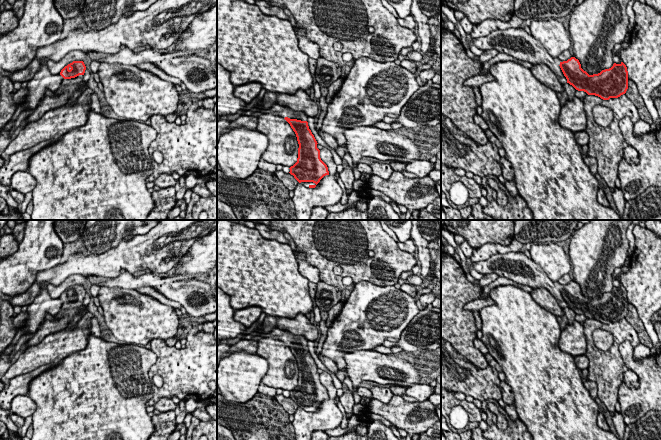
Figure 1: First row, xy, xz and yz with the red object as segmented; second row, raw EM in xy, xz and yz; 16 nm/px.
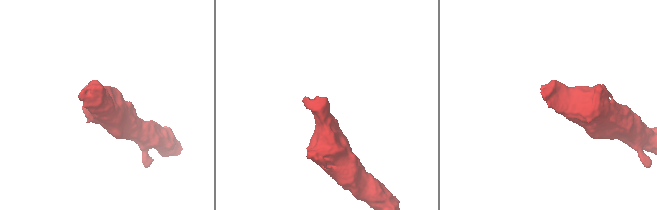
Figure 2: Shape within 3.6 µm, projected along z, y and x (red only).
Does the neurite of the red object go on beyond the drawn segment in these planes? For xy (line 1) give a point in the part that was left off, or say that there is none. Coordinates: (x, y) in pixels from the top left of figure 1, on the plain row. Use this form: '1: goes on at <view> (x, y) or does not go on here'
1: goes on at xy (78, 303)

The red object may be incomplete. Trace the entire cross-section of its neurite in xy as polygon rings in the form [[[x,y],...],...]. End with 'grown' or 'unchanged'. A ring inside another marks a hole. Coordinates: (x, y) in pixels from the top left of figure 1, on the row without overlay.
[[[73,285],[65,290],[60,299],[63,301],[61,309],[78,308],[83,305],[86,290],[83,285]]] | grown

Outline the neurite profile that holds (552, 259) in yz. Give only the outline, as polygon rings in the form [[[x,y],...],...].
[[[556,243],[532,244],[530,249],[531,259],[554,282],[571,270],[569,257],[563,247]]]

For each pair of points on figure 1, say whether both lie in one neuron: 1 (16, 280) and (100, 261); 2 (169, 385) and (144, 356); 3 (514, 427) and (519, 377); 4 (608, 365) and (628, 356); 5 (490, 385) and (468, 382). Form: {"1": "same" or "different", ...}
{"1": "different", "2": "different", "3": "different", "4": "different", "5": "same"}

